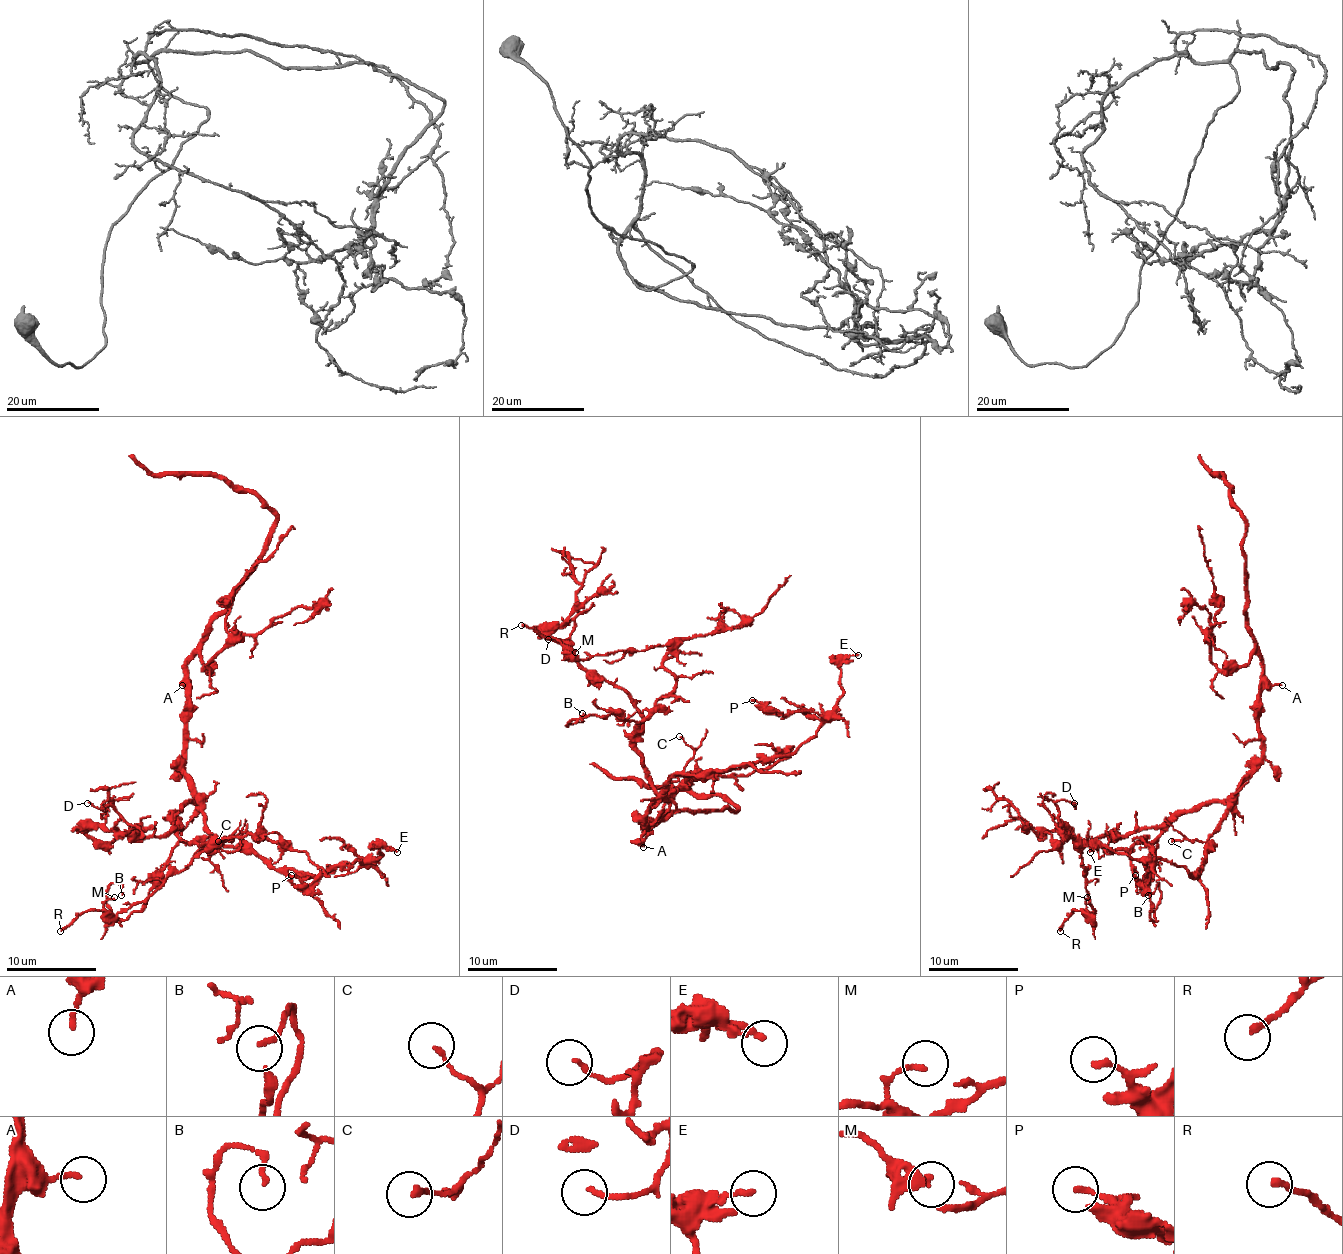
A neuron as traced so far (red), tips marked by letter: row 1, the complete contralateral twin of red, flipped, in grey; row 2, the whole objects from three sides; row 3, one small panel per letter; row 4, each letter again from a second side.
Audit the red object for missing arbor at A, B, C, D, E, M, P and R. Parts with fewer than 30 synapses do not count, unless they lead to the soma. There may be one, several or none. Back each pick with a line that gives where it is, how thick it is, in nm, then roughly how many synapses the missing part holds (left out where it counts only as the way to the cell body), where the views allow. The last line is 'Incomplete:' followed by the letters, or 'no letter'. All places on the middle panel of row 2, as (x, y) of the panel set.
Incomplete: no letter

